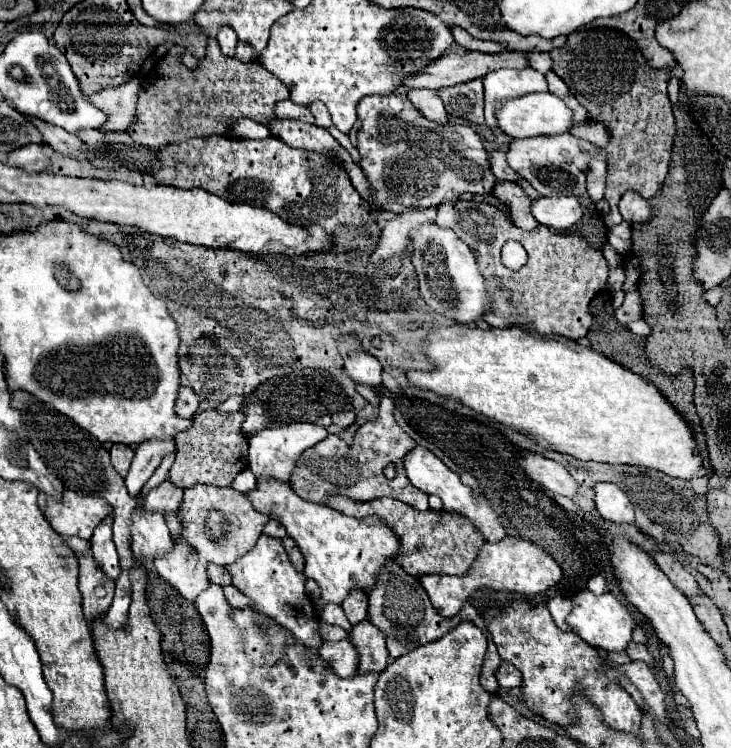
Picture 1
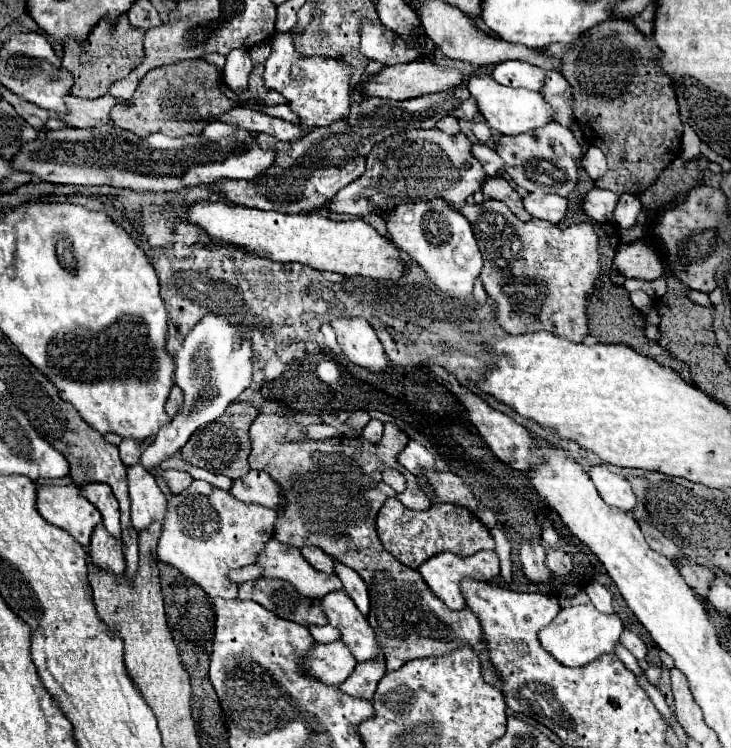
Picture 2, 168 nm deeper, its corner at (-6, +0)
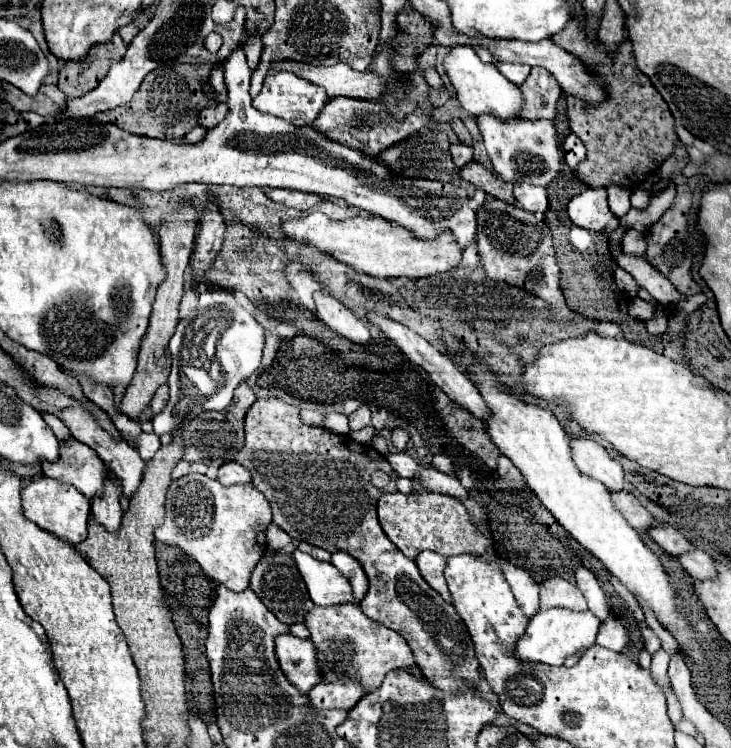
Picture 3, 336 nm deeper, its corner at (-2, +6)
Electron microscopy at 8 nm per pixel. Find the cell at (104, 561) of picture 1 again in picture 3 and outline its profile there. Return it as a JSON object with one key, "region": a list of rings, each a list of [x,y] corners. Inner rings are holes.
{"region":[[[68,438],[60,442],[60,458],[56,462],[42,464],[44,476],[72,484],[86,498],[102,496],[104,490],[104,462],[86,444]]]}

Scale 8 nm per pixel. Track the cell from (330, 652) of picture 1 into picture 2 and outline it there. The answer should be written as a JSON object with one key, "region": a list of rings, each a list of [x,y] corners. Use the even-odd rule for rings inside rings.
{"region":[[[336,640],[330,644],[316,644],[316,650],[310,650],[304,658],[304,666],[320,682],[342,684],[352,674],[356,660],[350,648],[342,640]]]}

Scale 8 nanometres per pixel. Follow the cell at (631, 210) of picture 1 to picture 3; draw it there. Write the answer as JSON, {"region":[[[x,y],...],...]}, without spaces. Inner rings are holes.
{"region":[[[608,186],[608,204],[610,210],[620,218],[630,210],[630,190],[622,186]]]}

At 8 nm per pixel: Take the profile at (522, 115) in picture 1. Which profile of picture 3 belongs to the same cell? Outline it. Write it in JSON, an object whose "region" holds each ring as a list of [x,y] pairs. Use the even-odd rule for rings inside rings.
{"region":[[[470,46],[450,48],[444,58],[444,72],[450,78],[462,108],[466,108],[472,116],[492,114],[500,120],[510,120],[518,116],[518,108],[522,106],[522,94],[518,92],[518,86],[506,80],[494,66],[480,62],[480,58]]]}

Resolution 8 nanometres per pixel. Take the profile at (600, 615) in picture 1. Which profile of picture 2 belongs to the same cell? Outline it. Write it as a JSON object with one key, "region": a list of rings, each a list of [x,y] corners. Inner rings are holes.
{"region":[[[580,604],[562,608],[558,618],[540,632],[542,646],[564,666],[584,666],[604,654],[616,656],[616,644],[624,632],[624,620],[616,614],[602,614],[592,604]]]}

